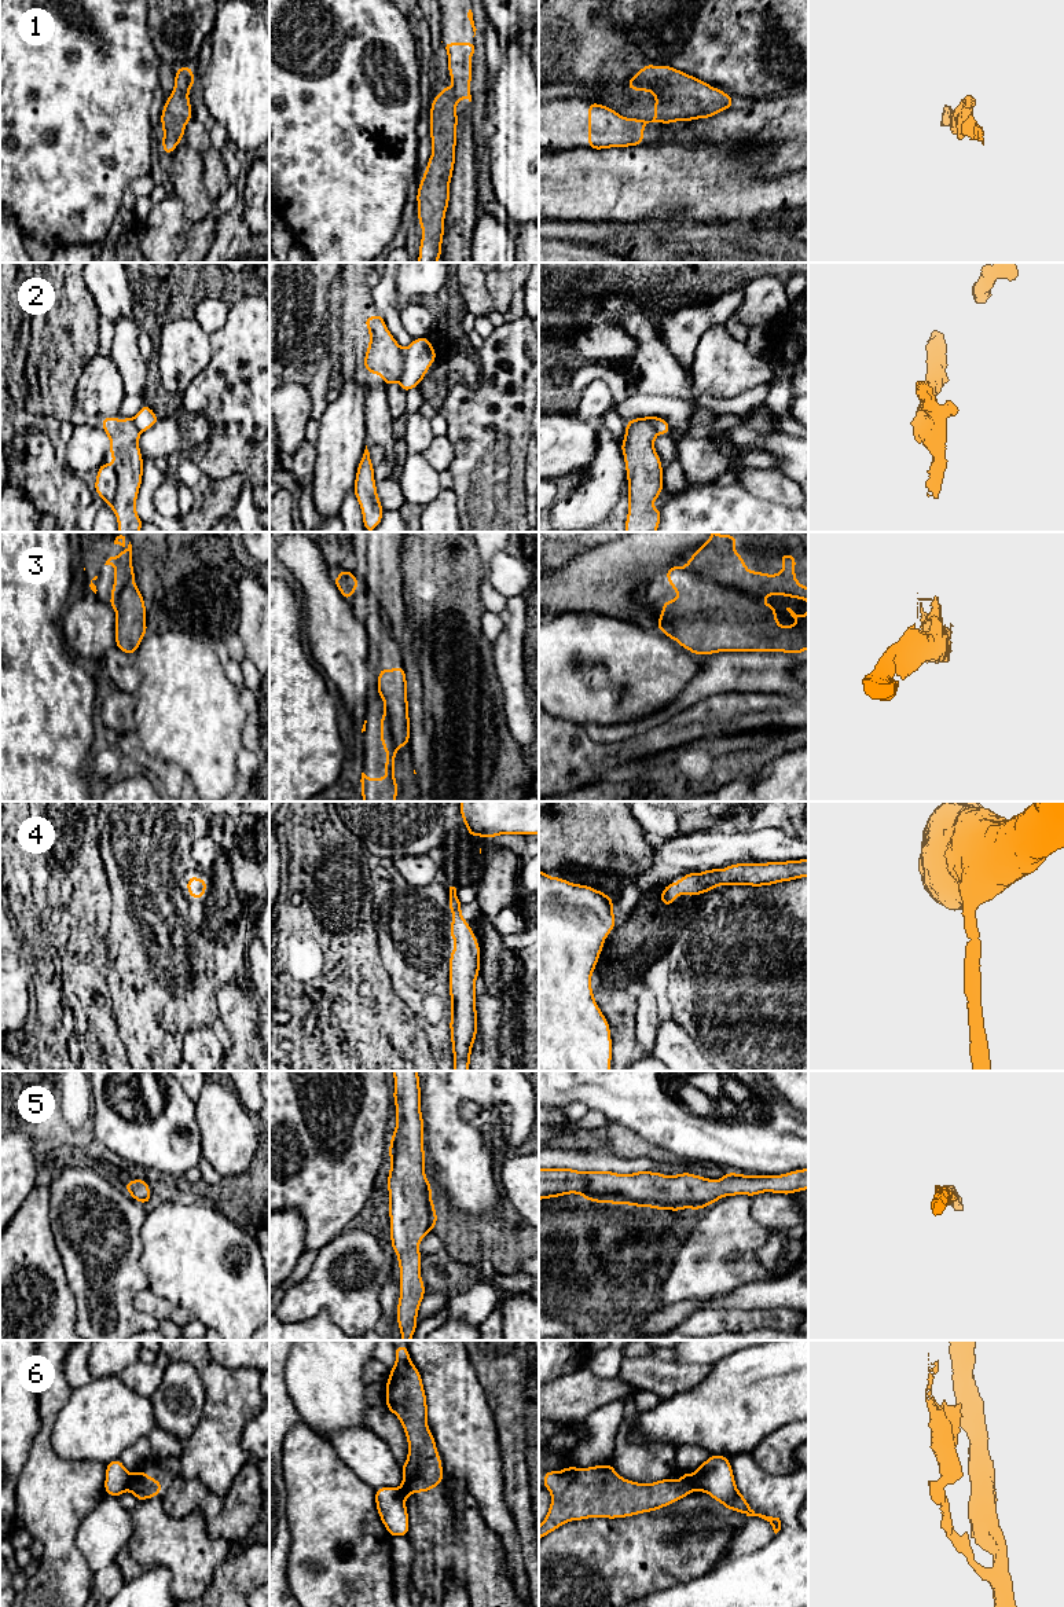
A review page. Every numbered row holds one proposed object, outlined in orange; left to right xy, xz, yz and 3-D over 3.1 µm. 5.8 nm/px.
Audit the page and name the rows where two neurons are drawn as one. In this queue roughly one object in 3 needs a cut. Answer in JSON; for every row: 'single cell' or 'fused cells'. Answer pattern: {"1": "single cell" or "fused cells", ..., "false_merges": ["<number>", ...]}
{"1": "fused cells", "2": "fused cells", "3": "fused cells", "4": "single cell", "5": "single cell", "6": "fused cells", "false_merges": ["1", "2", "3", "6"]}

